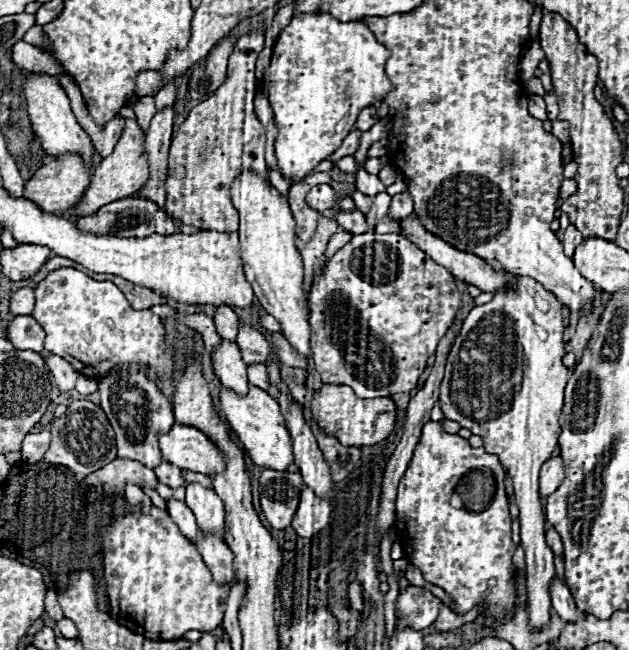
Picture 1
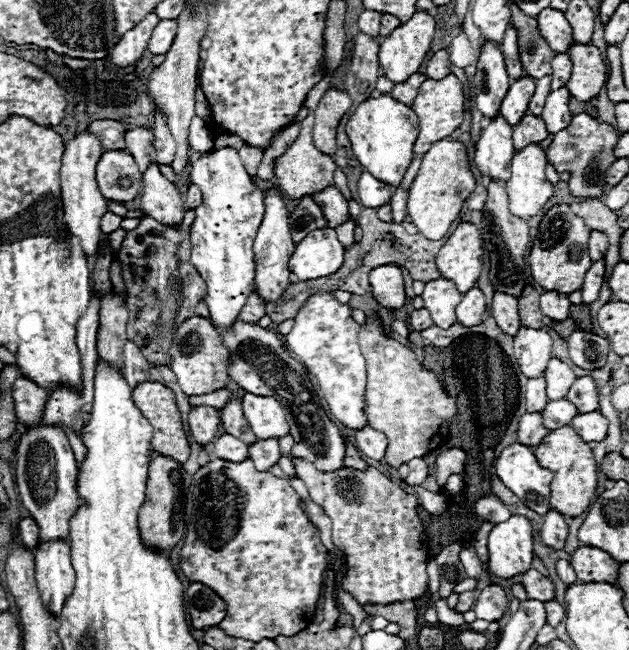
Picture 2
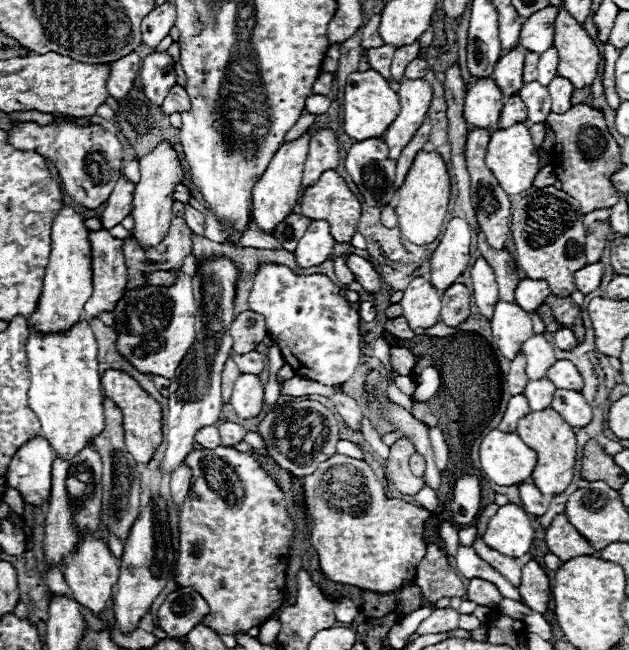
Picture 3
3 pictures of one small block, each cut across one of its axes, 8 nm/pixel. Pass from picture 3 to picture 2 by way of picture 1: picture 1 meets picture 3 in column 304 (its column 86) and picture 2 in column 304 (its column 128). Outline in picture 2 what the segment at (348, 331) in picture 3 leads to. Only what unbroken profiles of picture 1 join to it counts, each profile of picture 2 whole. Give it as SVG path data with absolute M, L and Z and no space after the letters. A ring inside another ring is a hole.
M318 292L300 308L294 318L294 328L286 334L286 346L314 376L324 400L334 418L352 428L362 430L368 424L366 416L366 360L358 346L360 324L352 320L352 308L340 304L332 294Z

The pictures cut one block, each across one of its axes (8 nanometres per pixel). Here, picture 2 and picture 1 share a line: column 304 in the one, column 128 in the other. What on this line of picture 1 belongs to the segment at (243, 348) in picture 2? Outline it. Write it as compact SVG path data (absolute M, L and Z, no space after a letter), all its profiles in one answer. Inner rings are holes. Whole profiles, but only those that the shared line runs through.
M118 370L118 372L110 372L108 376L104 376L96 382L98 382L100 400L102 400L100 406L106 412L108 420L116 432L118 458L136 460L142 466L154 470L160 462L164 462L160 444L158 444L158 436L162 432L168 432L176 424L170 402L144 372Z

